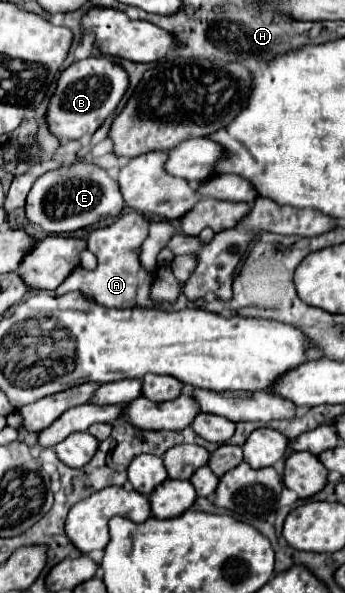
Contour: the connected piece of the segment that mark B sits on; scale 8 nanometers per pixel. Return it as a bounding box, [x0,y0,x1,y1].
[48,57,128,139]

